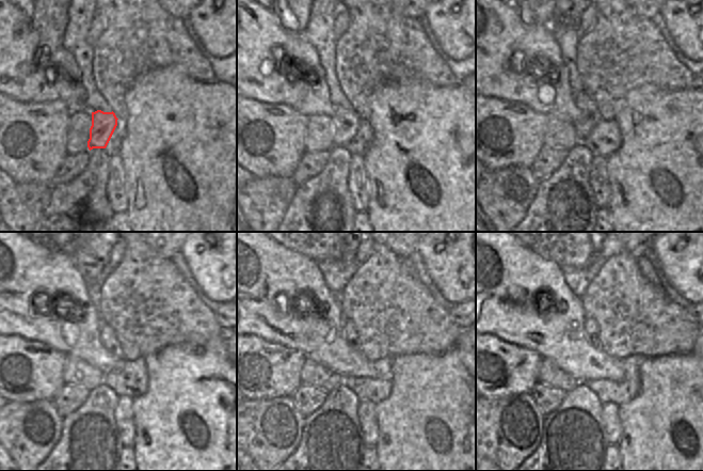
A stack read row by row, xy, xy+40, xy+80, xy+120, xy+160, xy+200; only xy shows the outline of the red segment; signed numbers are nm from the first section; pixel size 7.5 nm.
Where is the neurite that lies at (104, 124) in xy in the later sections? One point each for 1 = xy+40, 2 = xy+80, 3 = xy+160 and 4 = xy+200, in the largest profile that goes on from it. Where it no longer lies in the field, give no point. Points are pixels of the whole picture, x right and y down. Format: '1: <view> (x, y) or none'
1: xy+40 (346, 122)
2: xy+80 (590, 114)
3: xy+160 (350, 334)
4: xy+200 (591, 328)

